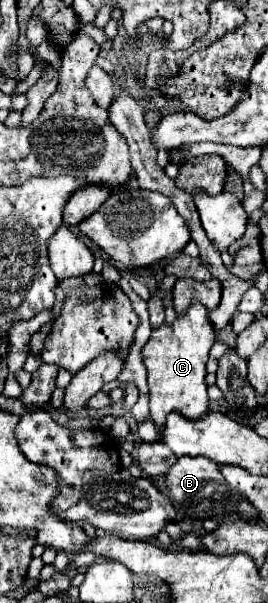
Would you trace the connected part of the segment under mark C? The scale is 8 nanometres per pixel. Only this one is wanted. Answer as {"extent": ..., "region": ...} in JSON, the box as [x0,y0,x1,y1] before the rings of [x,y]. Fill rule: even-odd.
{"extent":[142,307,214,429],"region":[[[190,307],[176,317],[172,325],[160,325],[152,329],[148,343],[142,349],[142,359],[148,369],[148,387],[150,387],[150,415],[160,429],[166,421],[166,415],[172,411],[182,413],[188,419],[202,417],[208,411],[208,393],[206,393],[206,361],[208,351],[214,345],[214,327],[210,327],[206,307]]]}

